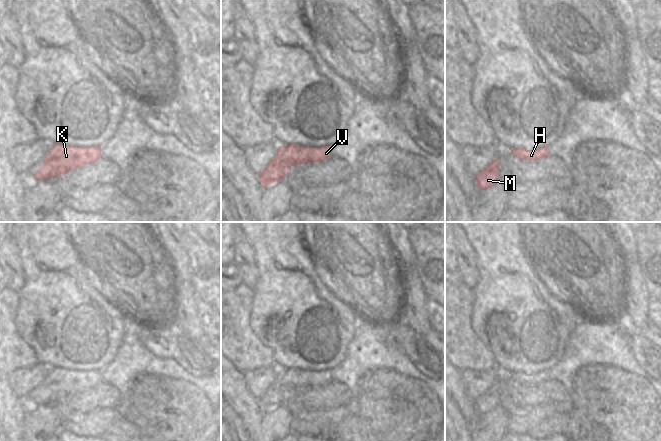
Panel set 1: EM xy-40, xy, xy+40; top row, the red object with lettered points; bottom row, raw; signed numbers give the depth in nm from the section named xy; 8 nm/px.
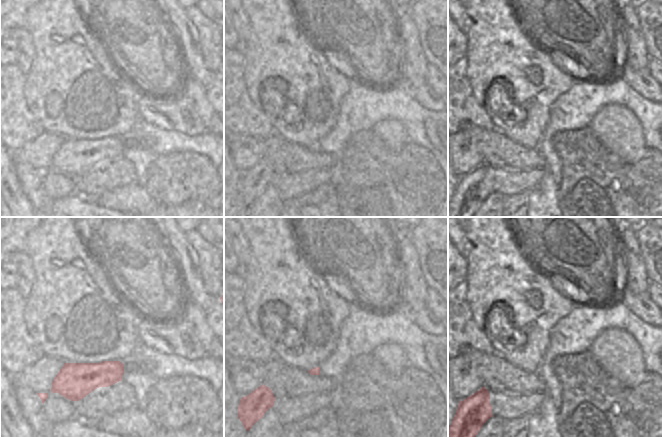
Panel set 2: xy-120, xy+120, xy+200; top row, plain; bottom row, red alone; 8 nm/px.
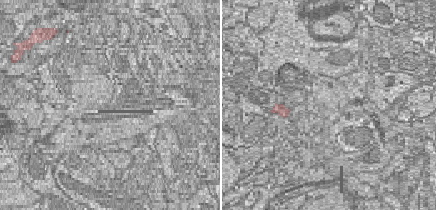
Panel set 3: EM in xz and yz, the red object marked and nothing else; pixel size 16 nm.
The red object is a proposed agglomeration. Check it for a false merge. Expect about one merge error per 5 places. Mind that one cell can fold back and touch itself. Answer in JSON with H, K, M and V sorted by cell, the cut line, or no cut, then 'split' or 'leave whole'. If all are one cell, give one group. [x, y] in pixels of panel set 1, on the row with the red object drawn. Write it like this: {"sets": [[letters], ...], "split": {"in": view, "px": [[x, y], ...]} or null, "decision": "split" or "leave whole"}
{"sets": [["H", "K", "M", "V"]], "split": null, "decision": "leave whole"}

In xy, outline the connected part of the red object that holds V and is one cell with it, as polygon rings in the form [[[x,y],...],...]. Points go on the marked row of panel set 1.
[[[294,144],[279,146],[275,157],[258,174],[259,183],[264,188],[283,180],[291,171],[292,166],[322,162],[330,157],[331,146],[322,146],[320,148],[308,148]]]

